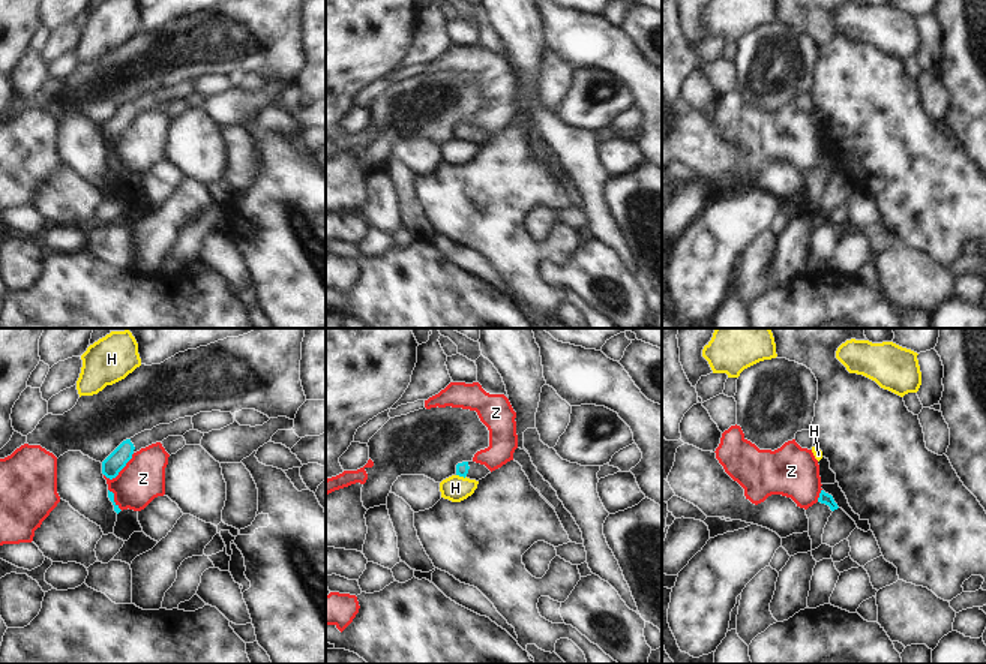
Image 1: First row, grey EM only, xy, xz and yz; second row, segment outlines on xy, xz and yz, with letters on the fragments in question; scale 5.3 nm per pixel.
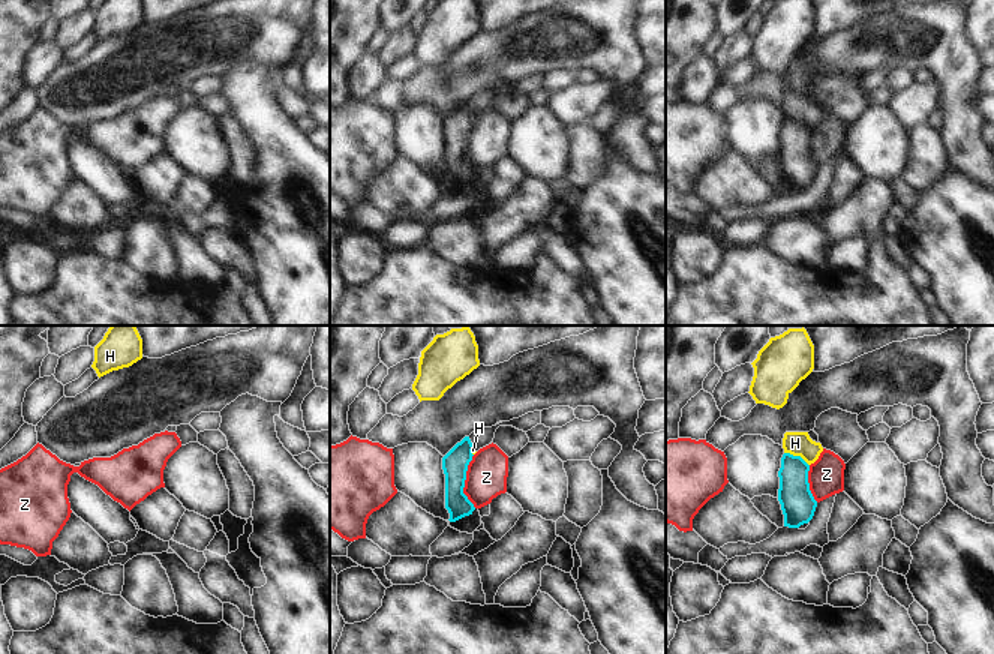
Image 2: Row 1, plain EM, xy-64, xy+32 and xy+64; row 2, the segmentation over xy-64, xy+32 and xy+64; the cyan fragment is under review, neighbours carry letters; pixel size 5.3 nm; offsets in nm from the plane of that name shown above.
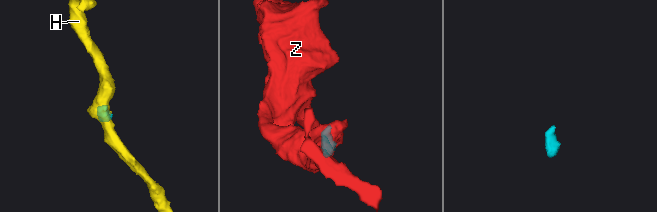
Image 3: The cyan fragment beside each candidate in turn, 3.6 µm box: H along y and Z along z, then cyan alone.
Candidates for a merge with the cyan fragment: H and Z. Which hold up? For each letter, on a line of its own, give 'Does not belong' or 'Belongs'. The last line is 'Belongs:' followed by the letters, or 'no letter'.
H: Does not belong
Z: Does not belong
Belongs: no letter.

